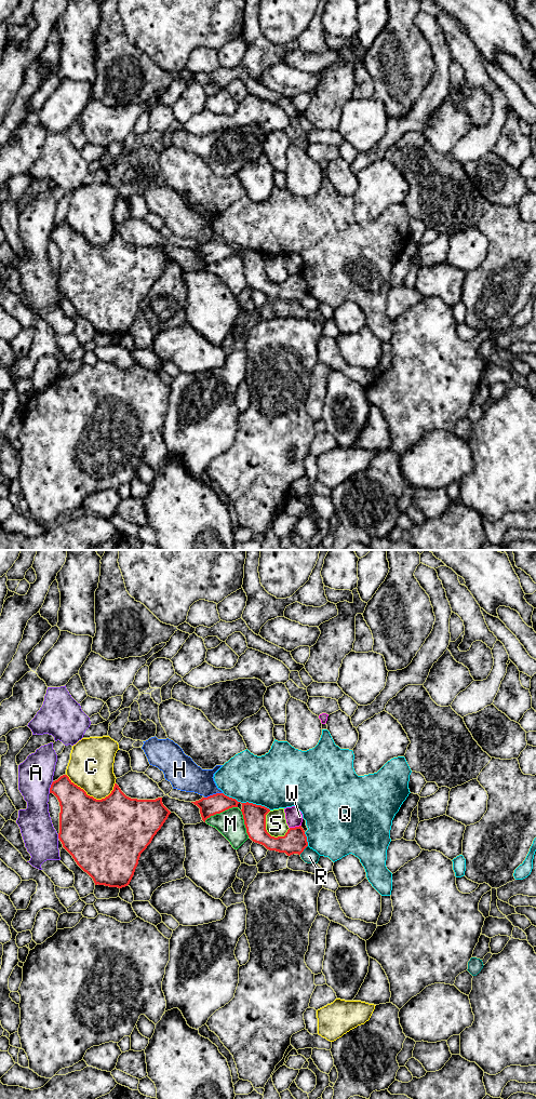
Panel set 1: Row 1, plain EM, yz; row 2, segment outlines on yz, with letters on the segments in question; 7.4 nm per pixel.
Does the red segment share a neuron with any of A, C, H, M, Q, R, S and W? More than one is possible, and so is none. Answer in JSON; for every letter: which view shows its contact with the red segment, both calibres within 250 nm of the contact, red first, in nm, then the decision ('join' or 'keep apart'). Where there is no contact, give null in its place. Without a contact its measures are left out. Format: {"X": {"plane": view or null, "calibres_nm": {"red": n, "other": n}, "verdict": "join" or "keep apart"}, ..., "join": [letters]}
{"A": {"plane": "yz", "calibres_nm": {"red": 260, "other": 260}, "verdict": "keep apart"}, "C": {"plane": "yz", "calibres_nm": {"red": 480, "other": 340}, "verdict": "keep apart"}, "H": {"plane": "yz", "calibres_nm": {"red": 150, "other": 220}, "verdict": "keep apart"}, "M": {"plane": "yz", "calibres_nm": {"red": 160, "other": 200}, "verdict": "keep apart"}, "Q": {"plane": "yz", "calibres_nm": {"red": 170, "other": 400}, "verdict": "keep apart"}, "R": {"plane": "yz", "calibres_nm": {"red": 180, "other": 110}, "verdict": "keep apart"}, "S": {"plane": "yz", "calibres_nm": {"red": 180, "other": 160}, "verdict": "keep apart"}, "W": {"plane": "yz", "calibres_nm": {"red": 180, "other": 130}, "verdict": "keep apart"}, "join": []}

